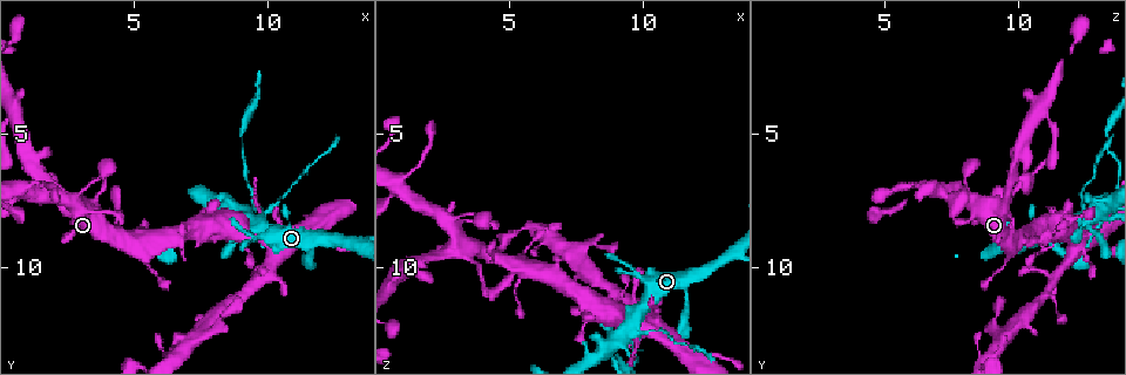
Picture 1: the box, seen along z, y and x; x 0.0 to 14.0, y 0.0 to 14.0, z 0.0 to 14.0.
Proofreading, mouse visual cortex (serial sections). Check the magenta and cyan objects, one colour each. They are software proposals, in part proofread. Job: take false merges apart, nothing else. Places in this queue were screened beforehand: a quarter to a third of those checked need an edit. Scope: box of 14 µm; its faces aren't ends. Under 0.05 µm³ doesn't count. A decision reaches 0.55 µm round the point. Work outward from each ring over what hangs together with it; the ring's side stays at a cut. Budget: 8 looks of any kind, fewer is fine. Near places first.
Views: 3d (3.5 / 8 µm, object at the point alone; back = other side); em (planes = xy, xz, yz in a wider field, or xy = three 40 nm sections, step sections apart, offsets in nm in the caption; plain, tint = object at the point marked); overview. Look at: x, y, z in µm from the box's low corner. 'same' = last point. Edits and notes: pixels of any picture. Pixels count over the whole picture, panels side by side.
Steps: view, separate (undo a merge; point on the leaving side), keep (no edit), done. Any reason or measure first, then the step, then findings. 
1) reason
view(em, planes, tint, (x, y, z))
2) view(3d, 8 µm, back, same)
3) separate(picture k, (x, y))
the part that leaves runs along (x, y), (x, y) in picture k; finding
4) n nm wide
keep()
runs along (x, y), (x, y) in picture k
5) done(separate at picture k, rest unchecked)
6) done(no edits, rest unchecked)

sudden change in width
view(3d, 8 µm, (9.9, 8.0, 12.4))

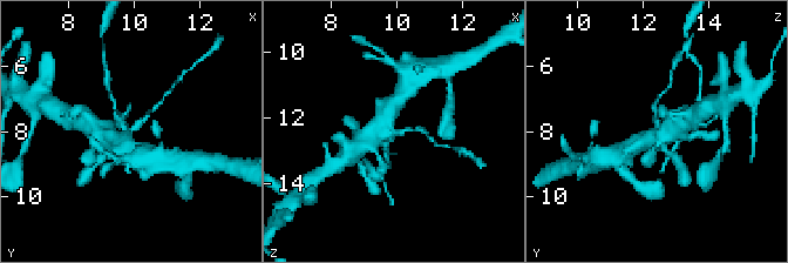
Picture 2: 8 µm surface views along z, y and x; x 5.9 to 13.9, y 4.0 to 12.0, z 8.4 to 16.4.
arms of 150, 500 nm; need the tissue
view(em, xy, step 2, tint, (9.9, 8.1, 12.5))

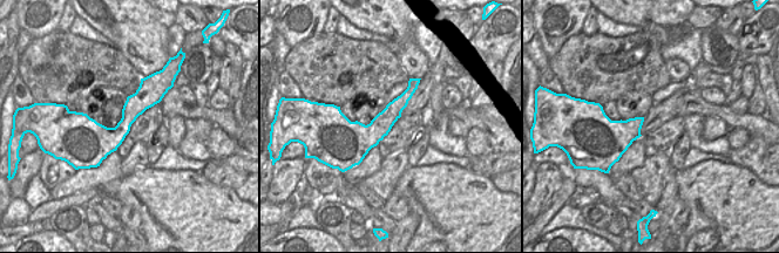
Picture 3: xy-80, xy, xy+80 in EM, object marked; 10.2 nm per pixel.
240 nm wide
keep()
runs along (127, 143), (120, 140), (156, 106) in picture 2; one cell here

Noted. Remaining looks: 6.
thin neck
view(3d, 8 µm, back, (4.4, 8.6, 9.8))

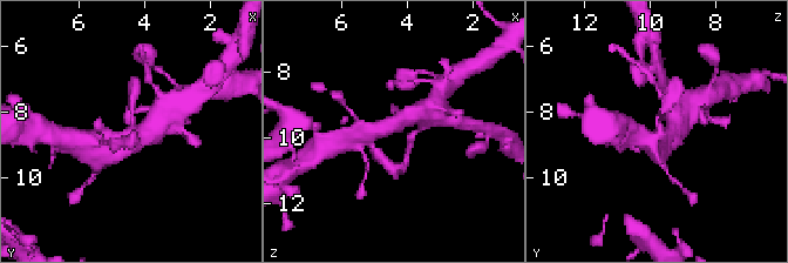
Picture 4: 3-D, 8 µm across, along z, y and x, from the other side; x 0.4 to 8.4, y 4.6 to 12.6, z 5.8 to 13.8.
view(em, xy, step 1, tint, (4.4, 8.6, 9.7))

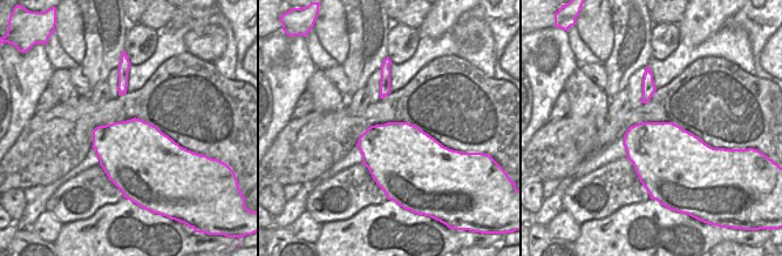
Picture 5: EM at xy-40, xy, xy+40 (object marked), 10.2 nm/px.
arms of 150, 450, 500, 600 nm
keep()
runs along (160, 122), (124, 146), (103, 146) in picture 4; continuous, no second cell

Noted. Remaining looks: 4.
arms part here
view(3d, 3.5 µm, (11.8, 8.6, 13.3))

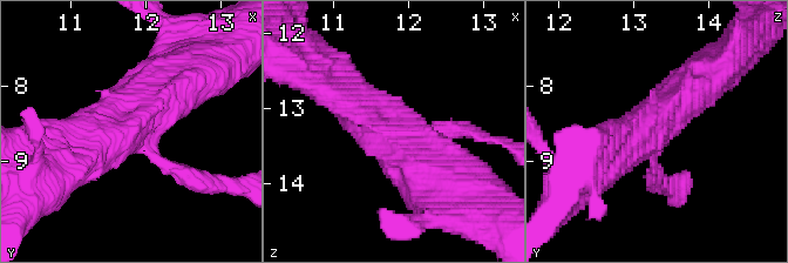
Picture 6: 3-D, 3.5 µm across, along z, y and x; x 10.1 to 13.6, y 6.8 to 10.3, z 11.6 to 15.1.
3 arms; arms of 200, 500, 600 nm; shape alone is not enough
view(em, planes, tint, (11.85, 8.60, 13.25))

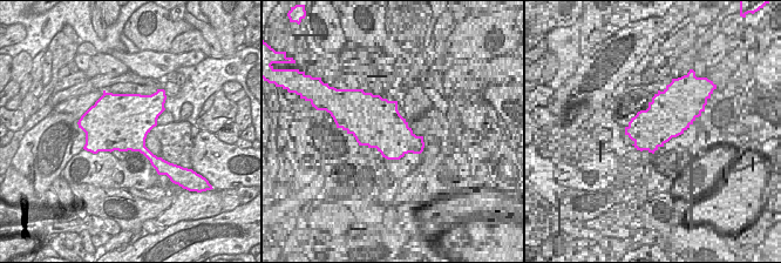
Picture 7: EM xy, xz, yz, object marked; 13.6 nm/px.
750 nm wide
keep()
runs along (334, 83), (396, 128), (432, 176) in picture 6; one cell here

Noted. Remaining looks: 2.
done(no edits, rest unchecked)

